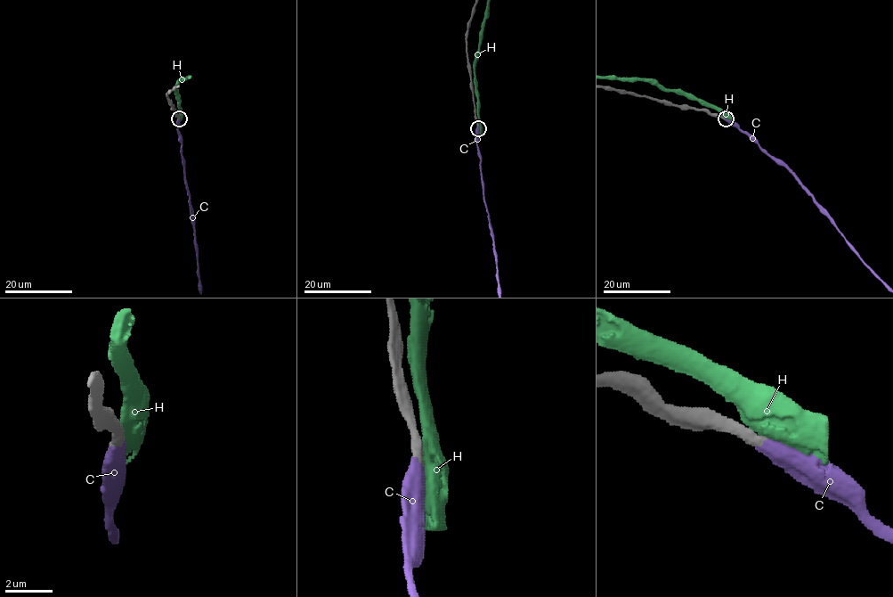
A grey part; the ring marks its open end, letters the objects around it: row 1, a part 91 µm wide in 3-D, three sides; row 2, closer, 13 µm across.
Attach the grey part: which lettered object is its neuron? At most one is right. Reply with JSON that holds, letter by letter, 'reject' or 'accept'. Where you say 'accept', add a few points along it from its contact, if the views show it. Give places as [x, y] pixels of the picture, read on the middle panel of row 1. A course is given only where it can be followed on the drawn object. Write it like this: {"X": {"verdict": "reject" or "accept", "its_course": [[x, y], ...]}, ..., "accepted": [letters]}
{"C": {"verdict": "accept"}, "H": {"verdict": "reject"}, "accepted": ["C"]}

